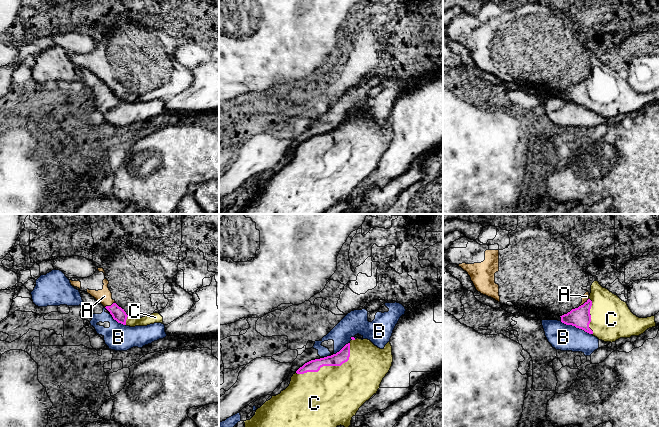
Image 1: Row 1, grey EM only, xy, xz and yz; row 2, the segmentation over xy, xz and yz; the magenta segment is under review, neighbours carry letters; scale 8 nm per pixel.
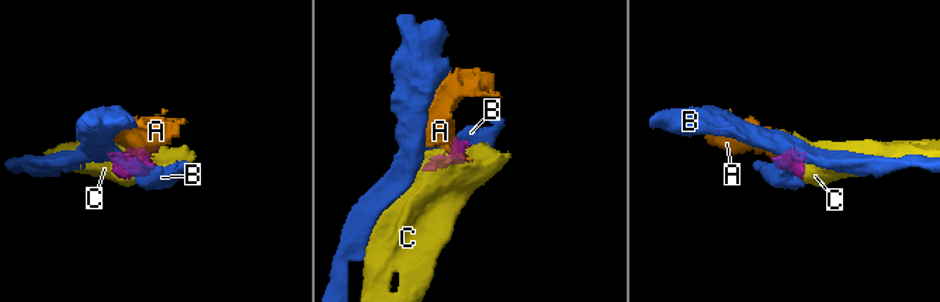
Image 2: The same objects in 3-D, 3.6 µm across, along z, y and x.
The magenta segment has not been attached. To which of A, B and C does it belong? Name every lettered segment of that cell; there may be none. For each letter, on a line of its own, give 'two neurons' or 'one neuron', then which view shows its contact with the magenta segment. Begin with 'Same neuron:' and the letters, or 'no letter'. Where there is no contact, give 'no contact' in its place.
Same neuron: A, C
A: one neuron; meets magenta in xy
B: two neurons; meets magenta in yz
C: one neuron; meets magenta in xz

